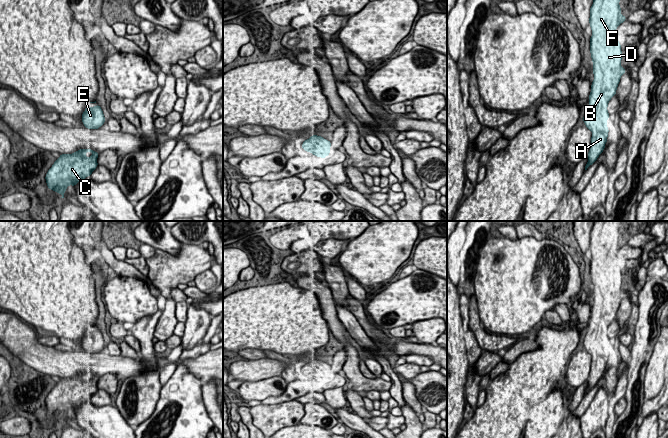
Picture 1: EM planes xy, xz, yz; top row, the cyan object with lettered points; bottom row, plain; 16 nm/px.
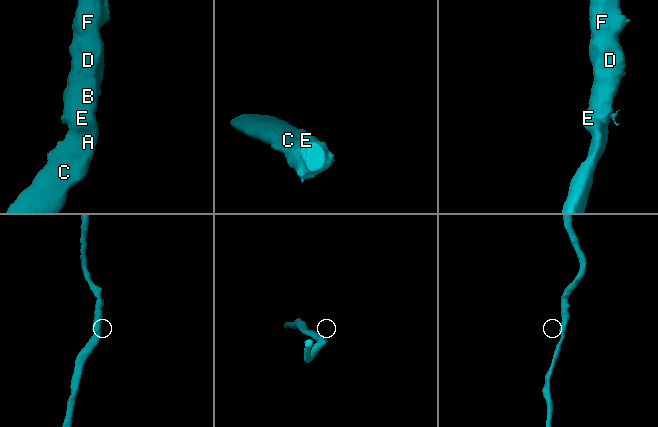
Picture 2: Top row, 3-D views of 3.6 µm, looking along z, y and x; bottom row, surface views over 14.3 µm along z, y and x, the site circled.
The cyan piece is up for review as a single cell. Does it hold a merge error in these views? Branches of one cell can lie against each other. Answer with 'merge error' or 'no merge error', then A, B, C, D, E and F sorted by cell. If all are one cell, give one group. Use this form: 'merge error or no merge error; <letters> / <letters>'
no merge error; A B C D E F

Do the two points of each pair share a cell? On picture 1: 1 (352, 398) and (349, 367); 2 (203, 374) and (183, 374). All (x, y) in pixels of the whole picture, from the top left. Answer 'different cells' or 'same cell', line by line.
1: different cells
2: different cells

